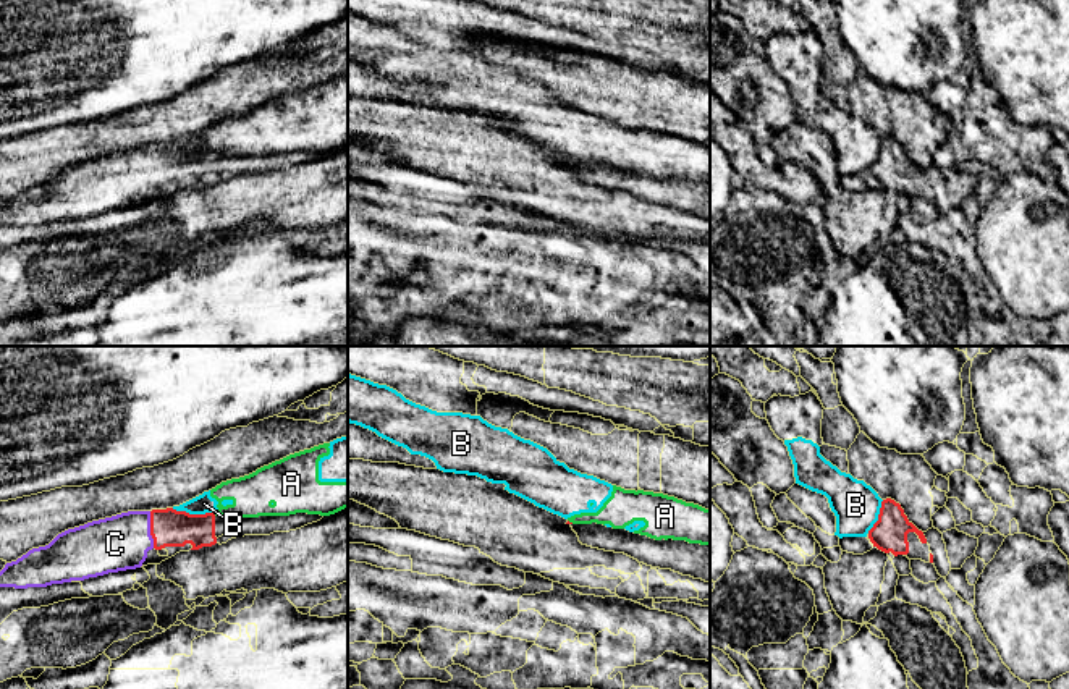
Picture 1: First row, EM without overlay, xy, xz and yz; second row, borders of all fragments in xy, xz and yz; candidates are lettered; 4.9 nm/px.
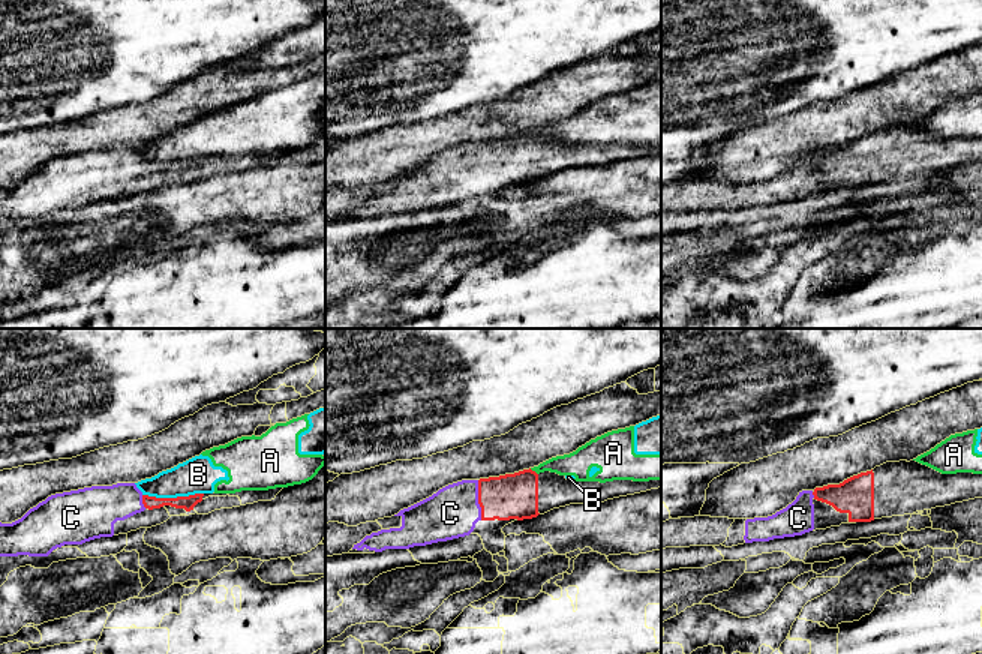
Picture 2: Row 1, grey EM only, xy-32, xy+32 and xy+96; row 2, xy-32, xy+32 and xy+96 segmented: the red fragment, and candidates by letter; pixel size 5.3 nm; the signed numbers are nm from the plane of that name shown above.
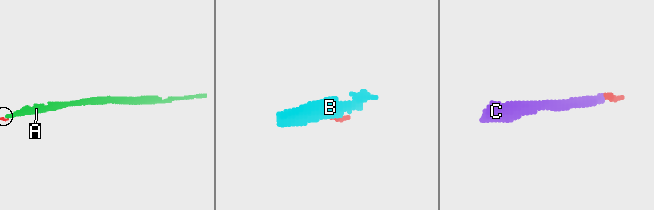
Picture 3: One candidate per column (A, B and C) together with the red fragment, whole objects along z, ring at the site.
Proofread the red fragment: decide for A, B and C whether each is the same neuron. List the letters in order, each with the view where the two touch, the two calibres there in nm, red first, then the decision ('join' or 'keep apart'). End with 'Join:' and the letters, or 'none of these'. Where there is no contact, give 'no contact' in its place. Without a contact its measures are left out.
A: xz | 20/170 nm | keep apart
B: xy | 190/100 nm | keep apart
C: xy | 190/280 nm | join
Join: C

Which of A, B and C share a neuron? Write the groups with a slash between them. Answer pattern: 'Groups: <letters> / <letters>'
Groups: A B / C

